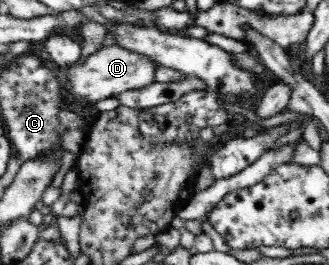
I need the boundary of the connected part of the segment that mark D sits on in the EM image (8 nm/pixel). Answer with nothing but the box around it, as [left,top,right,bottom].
[64,45,161,104]

